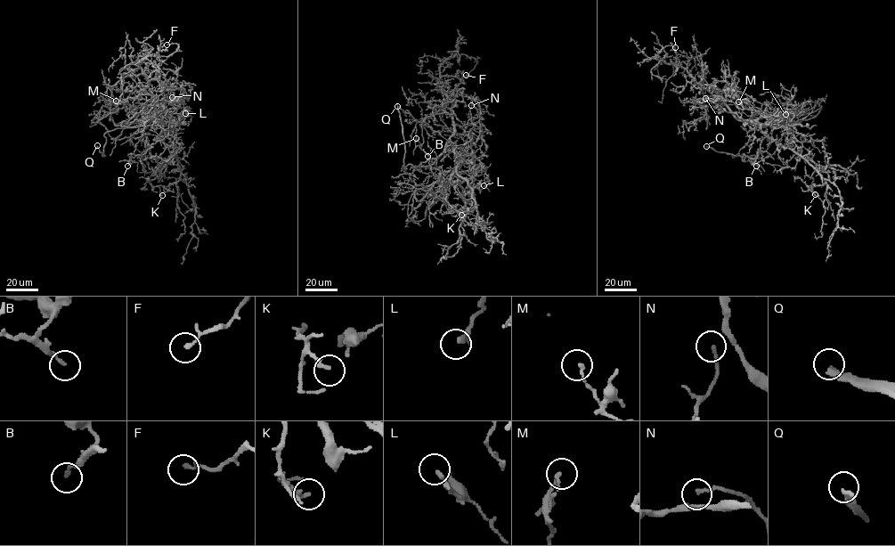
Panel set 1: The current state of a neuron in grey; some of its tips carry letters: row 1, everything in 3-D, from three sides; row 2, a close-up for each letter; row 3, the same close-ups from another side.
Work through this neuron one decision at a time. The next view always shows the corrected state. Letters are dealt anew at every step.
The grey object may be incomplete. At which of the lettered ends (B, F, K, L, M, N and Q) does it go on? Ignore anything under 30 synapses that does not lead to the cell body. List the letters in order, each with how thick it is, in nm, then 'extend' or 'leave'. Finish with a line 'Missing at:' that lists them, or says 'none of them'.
B: calibre 160 nm; leave
F: calibre 110 nm; leave
K: calibre 200 nm; leave
L: calibre 150 nm; leave
M: calibre 160 nm; leave
N: calibre 110 nm; leave
Q: calibre 300 nm; extend
Missing at: Q

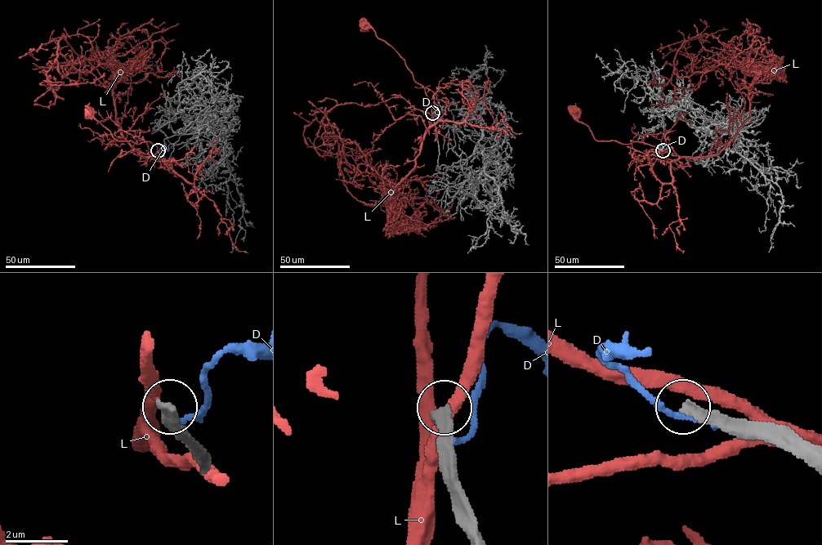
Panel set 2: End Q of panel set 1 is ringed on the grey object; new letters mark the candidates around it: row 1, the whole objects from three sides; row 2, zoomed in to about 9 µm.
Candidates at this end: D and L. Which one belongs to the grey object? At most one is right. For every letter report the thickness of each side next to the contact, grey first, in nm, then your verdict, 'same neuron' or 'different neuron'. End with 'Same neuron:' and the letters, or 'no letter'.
D: 360 nm thick on the grey side, 190 nm on the other; different neuron
L: 340 nm thick on the grey side, 380 nm on the other; different neuron
Same neuron: no letter

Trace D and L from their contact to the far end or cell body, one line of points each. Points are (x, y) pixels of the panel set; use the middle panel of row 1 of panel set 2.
D: (432, 114), (435, 109), (443, 120)
L: (432, 113), (431, 104), (425, 89), (413, 79), (405, 60), (381, 40), (371, 28), (362, 27), (363, 25)

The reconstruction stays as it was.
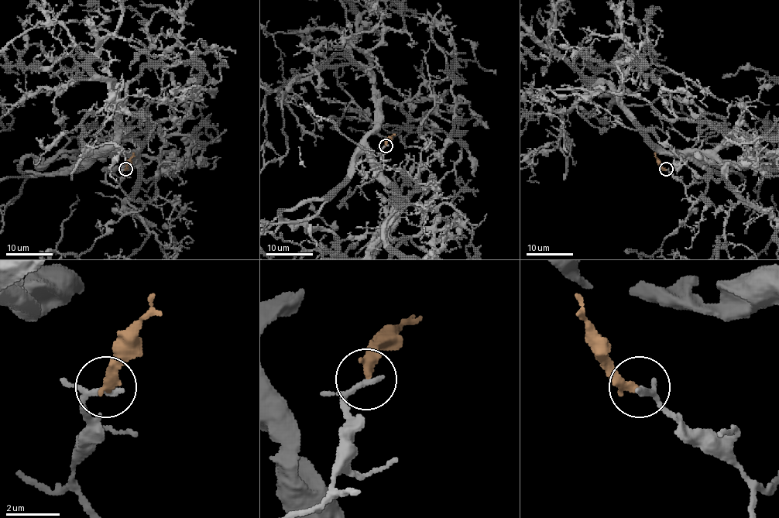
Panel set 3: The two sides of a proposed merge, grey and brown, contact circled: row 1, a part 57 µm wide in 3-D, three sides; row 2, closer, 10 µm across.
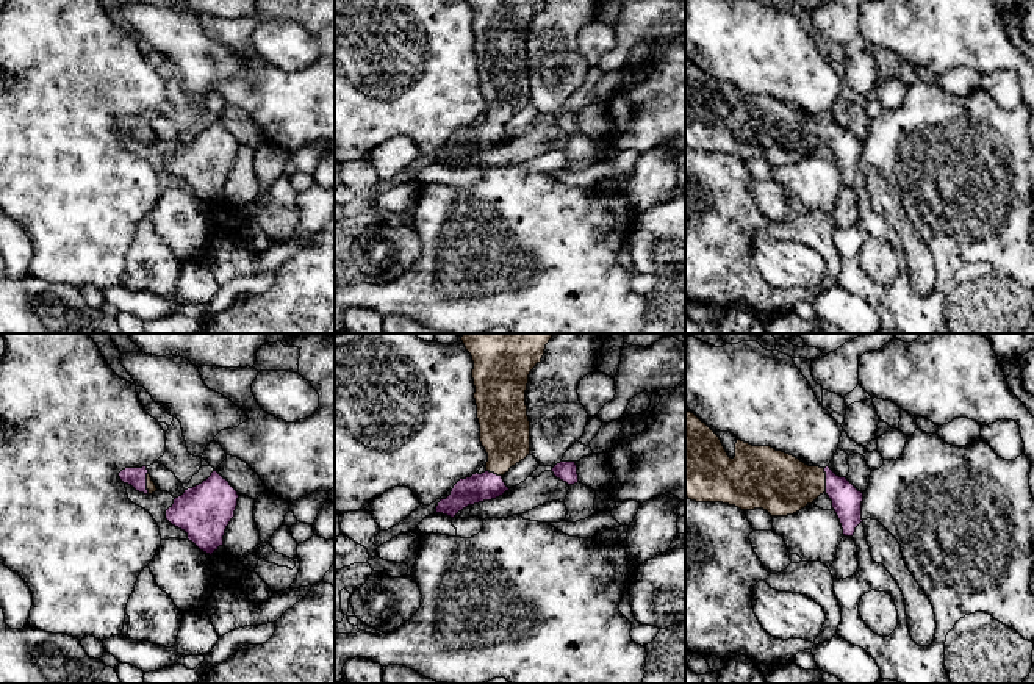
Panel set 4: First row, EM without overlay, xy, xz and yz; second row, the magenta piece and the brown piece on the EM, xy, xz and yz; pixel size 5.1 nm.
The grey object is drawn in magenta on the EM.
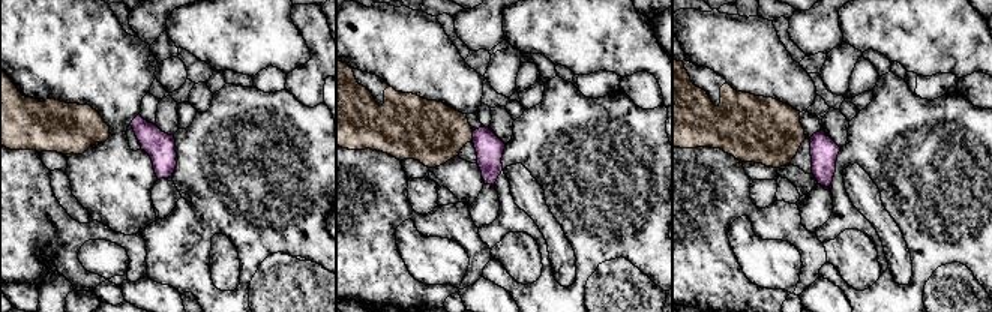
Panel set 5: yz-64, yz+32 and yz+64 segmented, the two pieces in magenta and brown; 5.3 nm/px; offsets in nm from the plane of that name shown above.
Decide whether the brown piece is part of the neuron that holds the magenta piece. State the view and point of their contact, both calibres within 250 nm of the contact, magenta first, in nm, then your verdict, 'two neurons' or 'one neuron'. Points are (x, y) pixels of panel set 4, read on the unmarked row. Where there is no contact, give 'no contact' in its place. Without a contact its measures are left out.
contact yz (826, 130); calibres 160 and 320 nm; one neuron

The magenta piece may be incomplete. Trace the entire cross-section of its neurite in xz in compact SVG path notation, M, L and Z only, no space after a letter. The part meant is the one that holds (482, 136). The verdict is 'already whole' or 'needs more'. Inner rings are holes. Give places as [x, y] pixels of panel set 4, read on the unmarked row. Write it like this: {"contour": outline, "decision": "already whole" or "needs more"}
{"contour": "M468 0L474 11L474 49L480 74L480 92L488 103L486 121L460 128L451 144L441 149L435 163L455 167L468 155L491 150L510 138L502 125L530 105L530 70L527 66L526 39L530 20L541 11L544 0Z", "decision": "needs more"}

